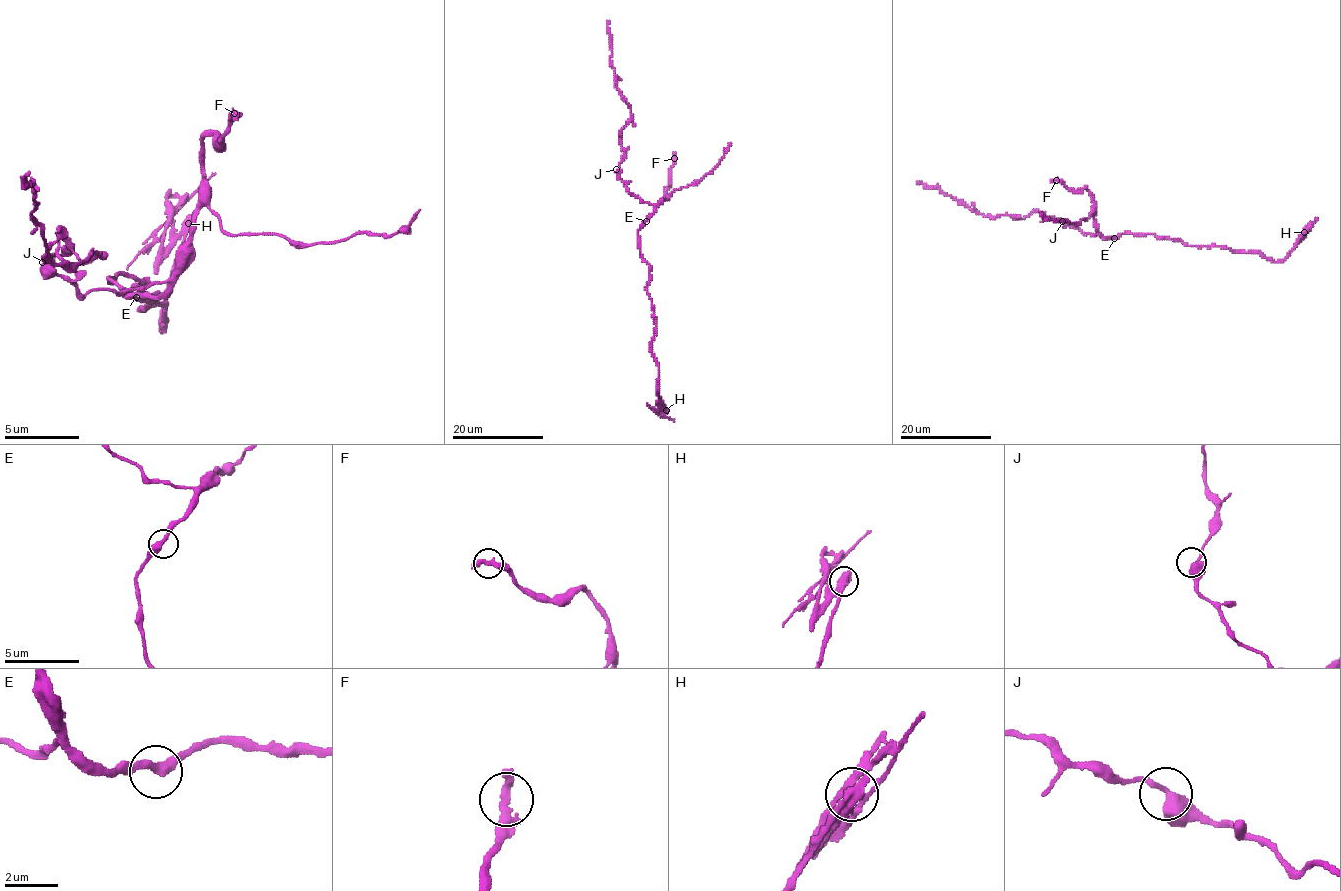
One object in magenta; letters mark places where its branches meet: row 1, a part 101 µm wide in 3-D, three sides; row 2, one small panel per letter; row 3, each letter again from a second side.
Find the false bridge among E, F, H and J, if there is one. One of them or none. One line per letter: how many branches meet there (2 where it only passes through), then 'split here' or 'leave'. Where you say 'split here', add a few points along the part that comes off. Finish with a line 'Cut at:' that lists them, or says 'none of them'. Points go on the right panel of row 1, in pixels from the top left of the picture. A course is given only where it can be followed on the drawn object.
E: 2 | leave
F: 1 | leave
H: 1 | split here | (1304, 232), (1307, 229), (1308, 232), (1297, 245)
J: 2 | leave
Cut at: H

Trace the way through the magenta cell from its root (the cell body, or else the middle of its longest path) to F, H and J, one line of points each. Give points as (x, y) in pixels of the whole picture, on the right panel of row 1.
F: (1113, 237), (1104, 237), (1099, 231), (1094, 219), (1093, 195), (1086, 189), (1069, 190), (1057, 180)
H: (1113, 237), (1124, 233), (1155, 234), (1189, 245), (1257, 252), (1281, 261), (1304, 232)
J: (1113, 237), (1083, 233), (1062, 221)

